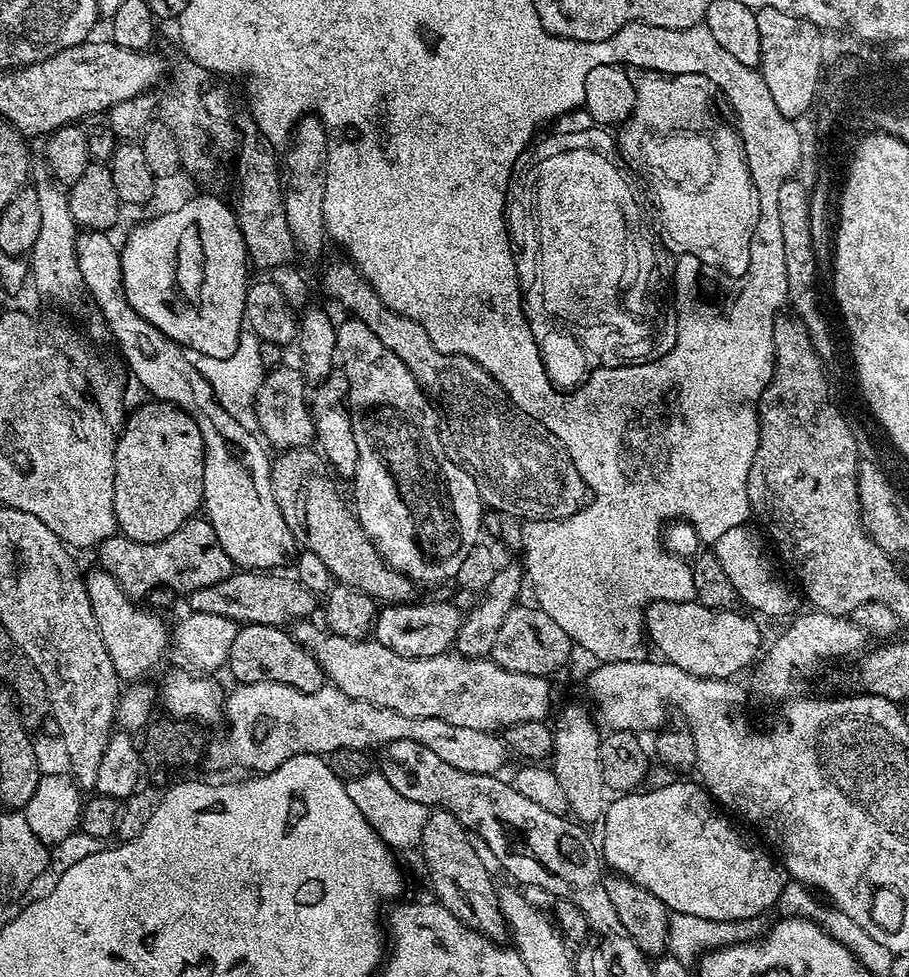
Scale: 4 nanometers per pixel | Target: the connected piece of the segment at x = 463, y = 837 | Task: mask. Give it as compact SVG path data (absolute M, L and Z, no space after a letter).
M437 807L429 811L428 821L422 830L422 842L419 851L424 852L424 864L428 867L428 880L436 891L435 899L454 918L458 918L478 934L488 940L503 941L509 935L508 923L500 909L500 893L497 885L492 885L492 876L484 865L482 857L476 853L471 844L470 833L467 828L454 818L445 808Z

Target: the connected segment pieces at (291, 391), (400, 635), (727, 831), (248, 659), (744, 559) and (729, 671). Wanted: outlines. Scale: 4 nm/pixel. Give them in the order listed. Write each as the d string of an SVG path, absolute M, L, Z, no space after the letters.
M283 364L269 371L257 392L257 398L252 409L258 422L257 429L261 437L276 450L287 451L290 448L309 447L315 441L311 407L308 403L308 386L301 369Z
M432 600L429 604L389 604L379 609L374 627L374 639L385 644L402 658L443 656L455 645L462 621L462 612L452 604Z
M699 783L696 784L664 784L661 788L652 788L649 792L637 790L627 794L620 794L615 797L616 800L607 805L602 821L604 828L604 844L602 840L602 860L605 865L608 864L613 873L618 876L624 876L632 883L650 890L654 898L658 898L673 913L681 912L682 914L694 914L698 918L710 918L711 920L735 920L737 922L749 922L755 916L763 914L767 908L775 909L777 907L780 895L786 883L785 873L781 865L775 859L771 860L764 852L759 852L756 848L751 848L738 833L732 829L732 824L723 816L725 813L714 803L711 796Z
M275 624L243 625L234 638L234 646L230 646L227 671L232 671L236 684L274 682L303 692L316 692L325 687L326 677L315 655L301 644L288 633L288 630Z
M740 525L727 530L713 544L712 551L729 575L737 597L743 603L745 601L756 611L772 618L788 616L797 610L801 597L792 590L776 568L777 561L767 539L758 530L757 533L751 528L749 525Z
M696 600L692 601L684 601L684 602L672 602L672 601L654 601L649 604L644 609L644 626L646 629L646 636L649 641L650 639L656 643L656 648L661 657L667 663L673 664L674 666L678 666L682 670L686 670L692 676L715 676L717 678L732 678L735 677L735 672L740 672L744 667L747 666L748 663L751 665L753 661L757 659L758 651L756 652L756 647L760 644L760 628L755 624L754 621L751 620L748 616L739 616L739 611L736 610L717 610L714 608L707 608L705 604L701 604Z

